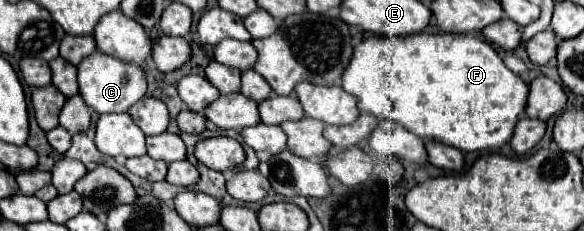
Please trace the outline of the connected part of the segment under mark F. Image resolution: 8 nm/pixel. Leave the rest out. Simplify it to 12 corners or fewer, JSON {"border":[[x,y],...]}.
{"border":[[470,33],[372,35],[342,89],[460,151],[508,143],[528,85]]}

